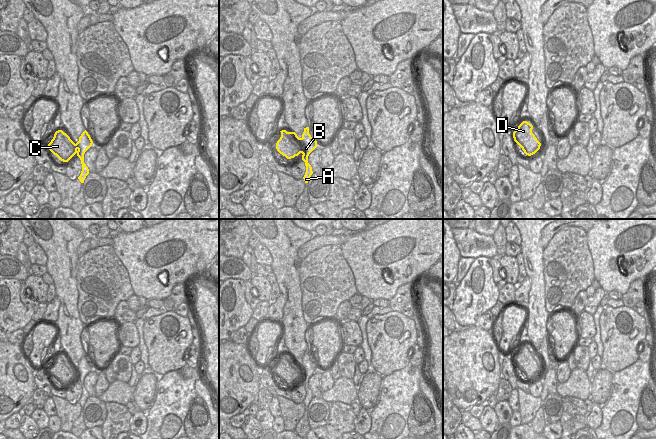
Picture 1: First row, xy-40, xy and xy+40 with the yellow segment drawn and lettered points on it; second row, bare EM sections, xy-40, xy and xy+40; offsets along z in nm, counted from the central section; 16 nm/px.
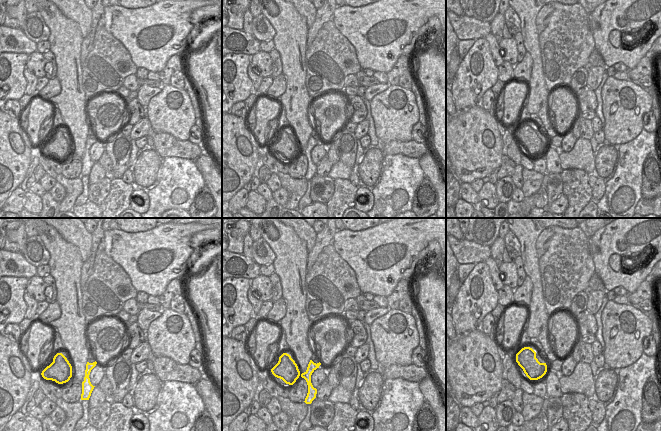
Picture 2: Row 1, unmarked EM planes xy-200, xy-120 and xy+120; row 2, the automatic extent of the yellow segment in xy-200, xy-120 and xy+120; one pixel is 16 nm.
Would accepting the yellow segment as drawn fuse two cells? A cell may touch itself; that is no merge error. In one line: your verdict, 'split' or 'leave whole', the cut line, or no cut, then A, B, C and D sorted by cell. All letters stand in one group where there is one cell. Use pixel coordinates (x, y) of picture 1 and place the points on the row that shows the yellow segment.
leave whole | no cut | A B C D

